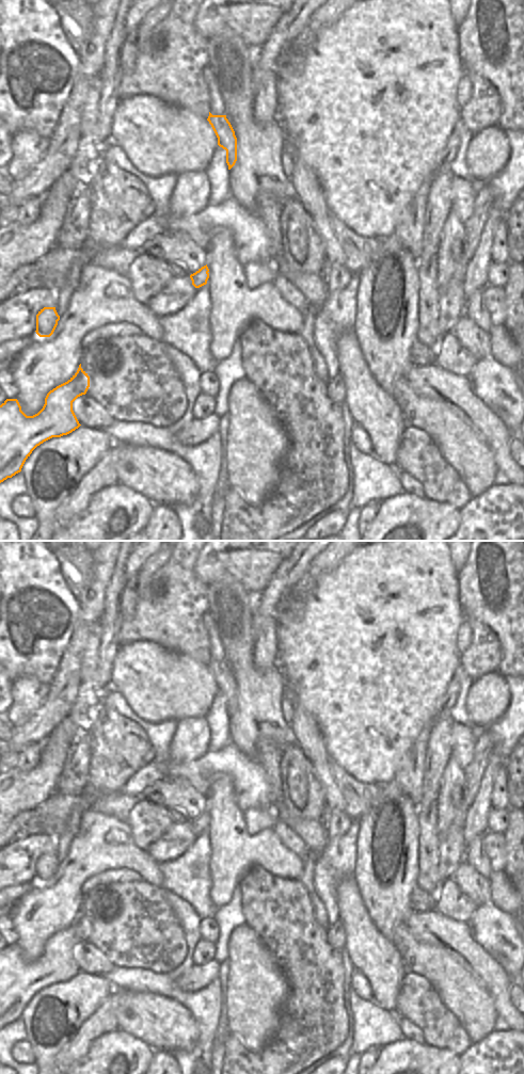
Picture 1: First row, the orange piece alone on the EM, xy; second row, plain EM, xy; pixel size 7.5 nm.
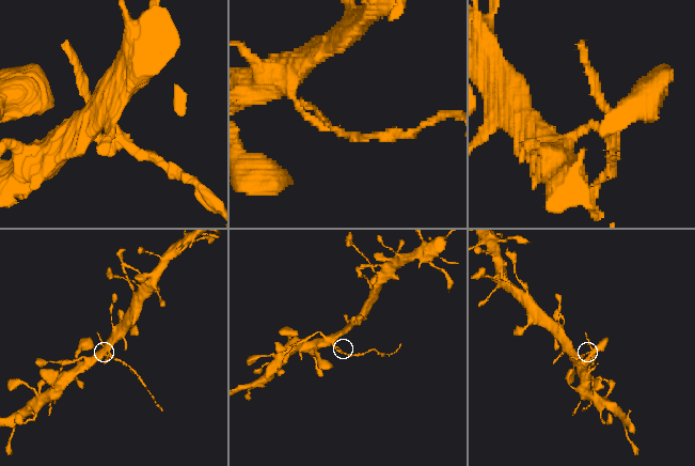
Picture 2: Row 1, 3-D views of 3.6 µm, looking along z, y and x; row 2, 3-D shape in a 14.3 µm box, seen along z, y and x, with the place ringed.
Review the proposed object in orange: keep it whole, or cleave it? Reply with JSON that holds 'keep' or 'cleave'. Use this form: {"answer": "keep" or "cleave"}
{"answer": "cleave"}

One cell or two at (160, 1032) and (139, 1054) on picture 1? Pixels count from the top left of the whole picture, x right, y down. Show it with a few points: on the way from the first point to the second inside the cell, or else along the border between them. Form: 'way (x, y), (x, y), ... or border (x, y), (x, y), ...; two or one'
border (126, 1031), (156, 1051); two

